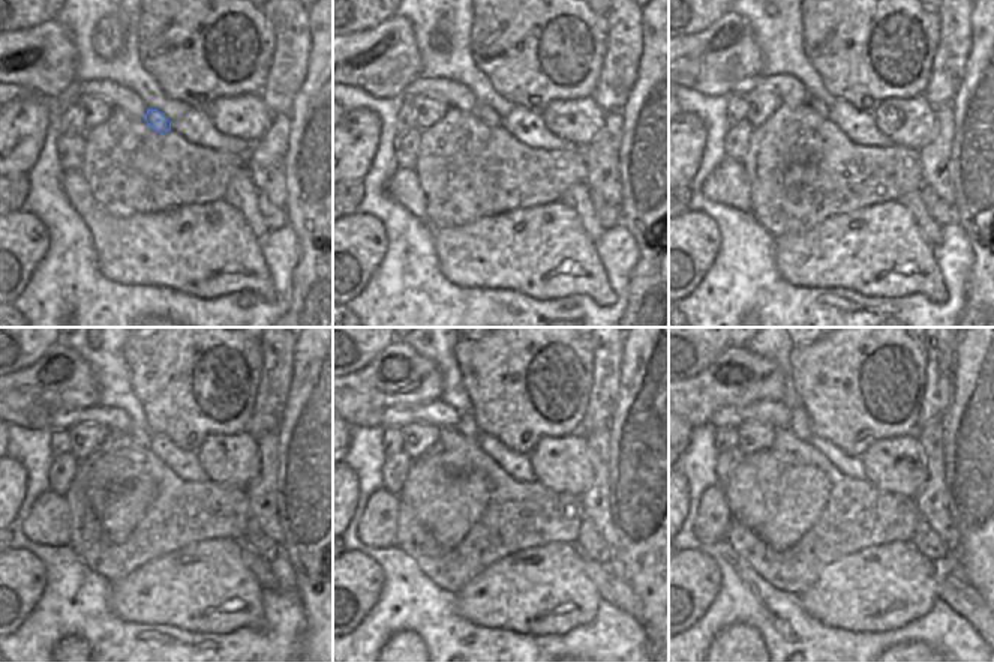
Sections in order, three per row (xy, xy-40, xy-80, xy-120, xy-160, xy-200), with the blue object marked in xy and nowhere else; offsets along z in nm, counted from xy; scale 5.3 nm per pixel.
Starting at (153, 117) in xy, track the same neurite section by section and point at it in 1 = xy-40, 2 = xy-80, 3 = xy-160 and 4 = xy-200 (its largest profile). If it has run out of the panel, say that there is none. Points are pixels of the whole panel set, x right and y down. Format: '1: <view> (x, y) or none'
1: xy-40 (486, 114)
2: xy-80 (814, 102)
3: xy-160 (467, 424)
4: xy-200 (799, 424)

